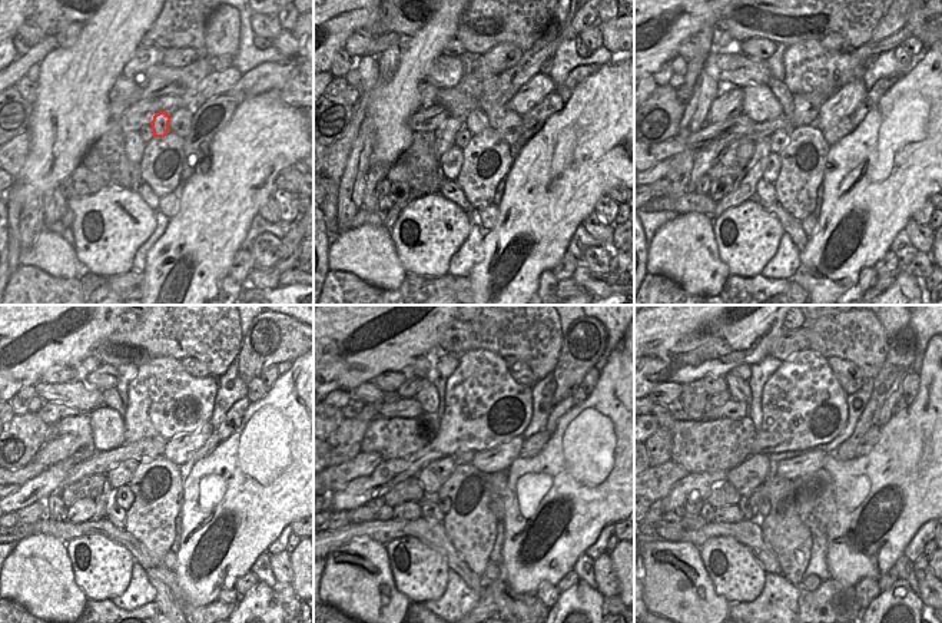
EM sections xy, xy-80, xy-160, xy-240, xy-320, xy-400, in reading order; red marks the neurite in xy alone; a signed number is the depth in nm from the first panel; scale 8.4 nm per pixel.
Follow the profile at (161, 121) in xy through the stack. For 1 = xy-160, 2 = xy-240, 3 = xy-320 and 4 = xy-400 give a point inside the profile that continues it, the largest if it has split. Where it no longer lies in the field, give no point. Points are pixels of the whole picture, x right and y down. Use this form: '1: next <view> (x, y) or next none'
1: next xy-160 (785, 98)
2: next xy-240 (110, 397)
3: next xy-320 (427, 395)
4: next xy-400 (739, 388)

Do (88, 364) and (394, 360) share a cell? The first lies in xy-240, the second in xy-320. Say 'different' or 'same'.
different

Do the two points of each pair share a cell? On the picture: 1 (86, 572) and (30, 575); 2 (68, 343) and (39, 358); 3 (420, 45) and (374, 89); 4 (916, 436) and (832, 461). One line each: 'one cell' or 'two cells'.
1: two cells
2: one cell
3: one cell
4: one cell

